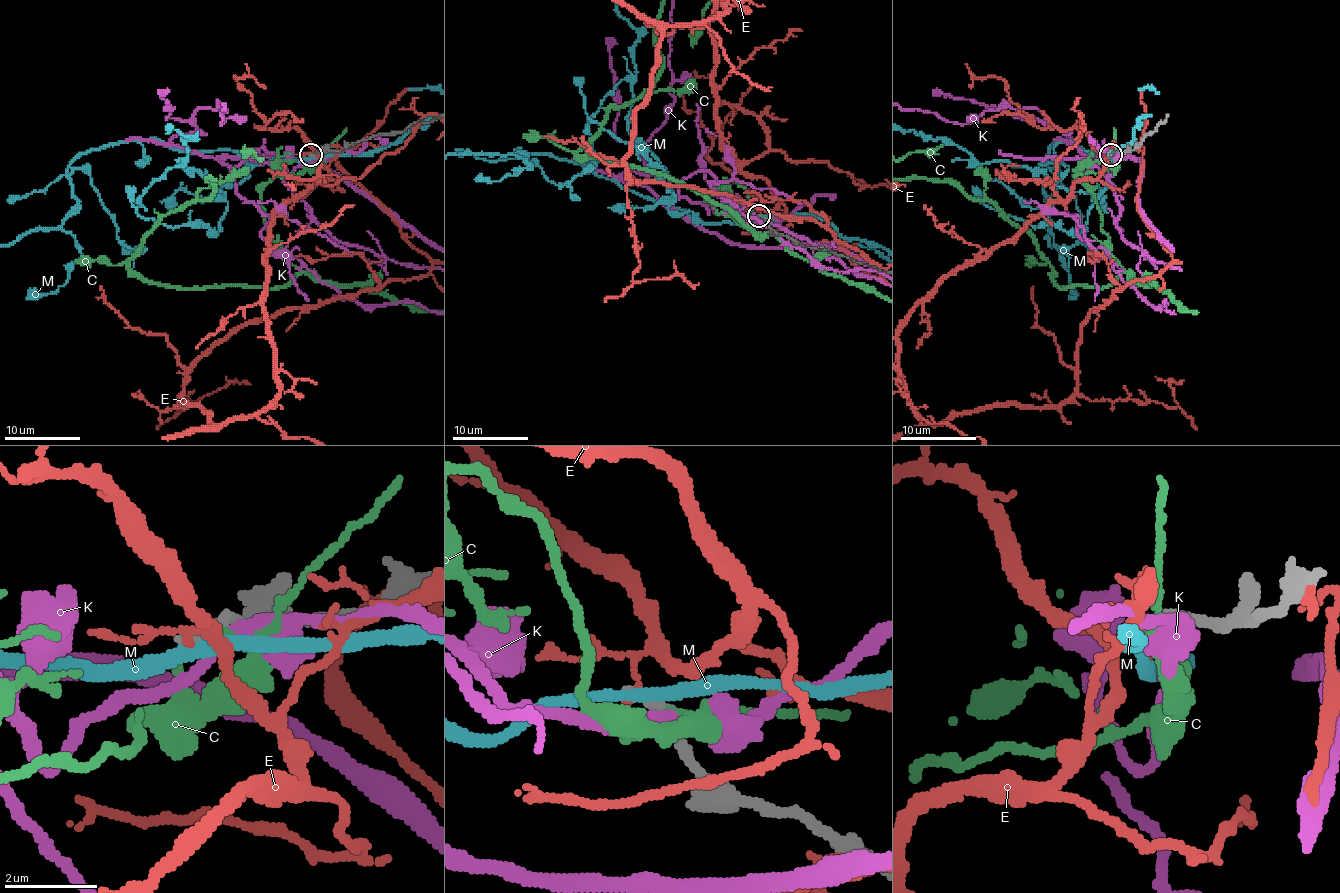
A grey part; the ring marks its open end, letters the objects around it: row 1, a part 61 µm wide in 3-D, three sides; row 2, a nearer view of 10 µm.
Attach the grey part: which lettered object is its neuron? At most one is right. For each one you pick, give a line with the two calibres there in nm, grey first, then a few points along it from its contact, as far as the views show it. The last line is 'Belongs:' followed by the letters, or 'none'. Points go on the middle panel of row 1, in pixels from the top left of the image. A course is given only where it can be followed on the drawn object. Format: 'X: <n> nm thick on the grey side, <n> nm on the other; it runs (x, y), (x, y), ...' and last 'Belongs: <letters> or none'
Belongs: none

